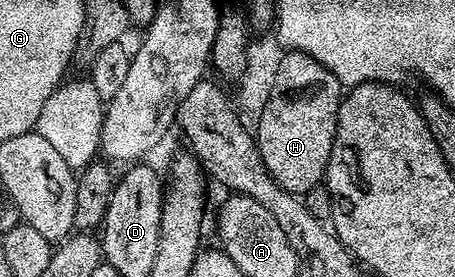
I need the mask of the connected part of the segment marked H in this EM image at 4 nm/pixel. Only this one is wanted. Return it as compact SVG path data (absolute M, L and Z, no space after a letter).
M295 51L283 54L270 99L267 100L265 110L262 111L254 136L258 151L262 155L262 163L266 163L266 171L270 171L272 178L286 192L303 195L325 180L341 100L340 80L329 69L322 67L322 63L318 63L318 59Z

